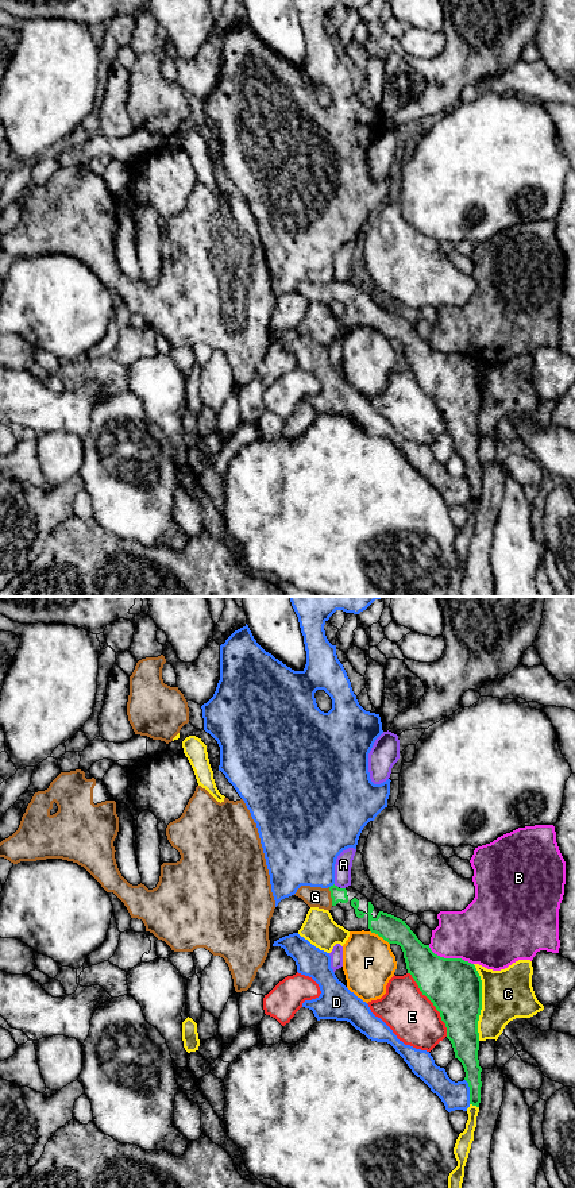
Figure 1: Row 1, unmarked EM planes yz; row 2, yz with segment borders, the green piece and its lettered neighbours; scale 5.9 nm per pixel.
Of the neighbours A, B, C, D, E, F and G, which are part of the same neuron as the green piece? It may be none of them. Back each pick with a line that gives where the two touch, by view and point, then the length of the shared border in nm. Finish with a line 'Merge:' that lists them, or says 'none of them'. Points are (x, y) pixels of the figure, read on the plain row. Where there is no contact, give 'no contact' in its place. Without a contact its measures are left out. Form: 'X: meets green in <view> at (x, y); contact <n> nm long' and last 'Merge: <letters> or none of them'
G: meets green in yz at (331, 292); contact 110 nm long
Merge: G

